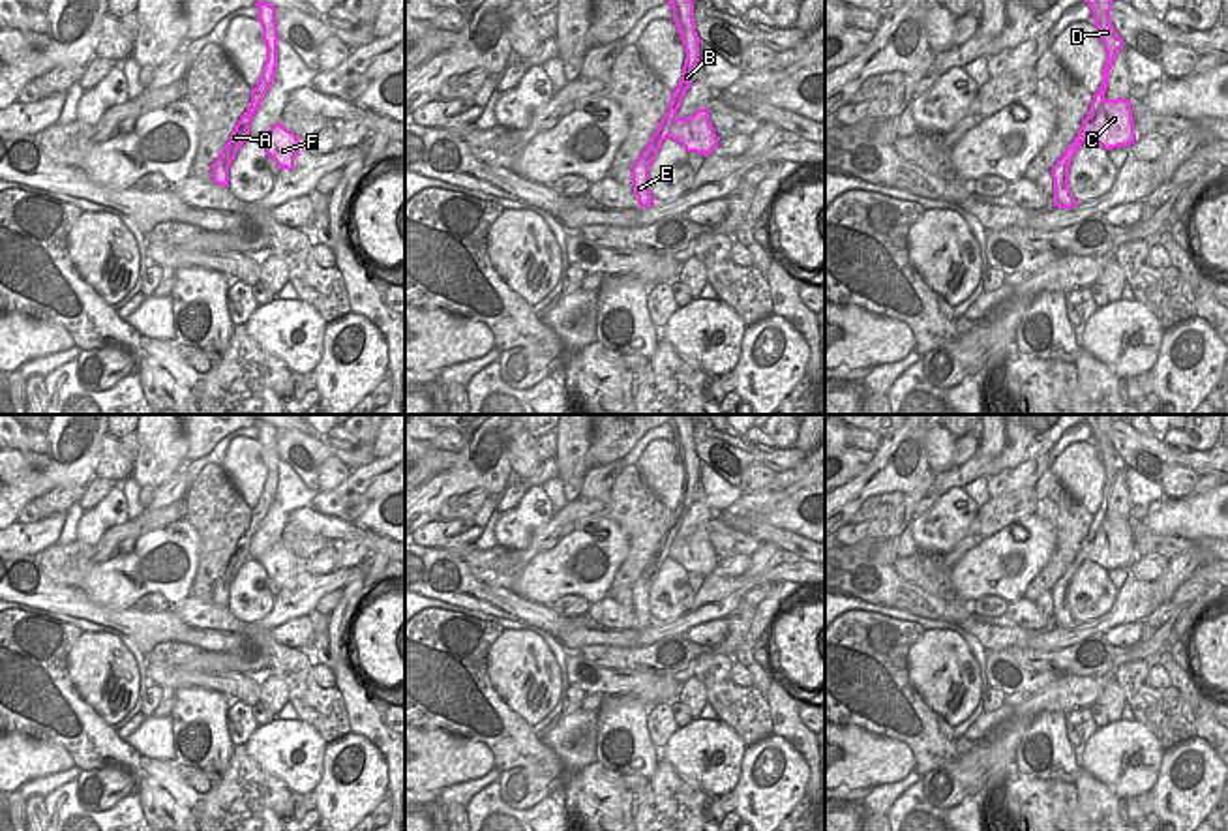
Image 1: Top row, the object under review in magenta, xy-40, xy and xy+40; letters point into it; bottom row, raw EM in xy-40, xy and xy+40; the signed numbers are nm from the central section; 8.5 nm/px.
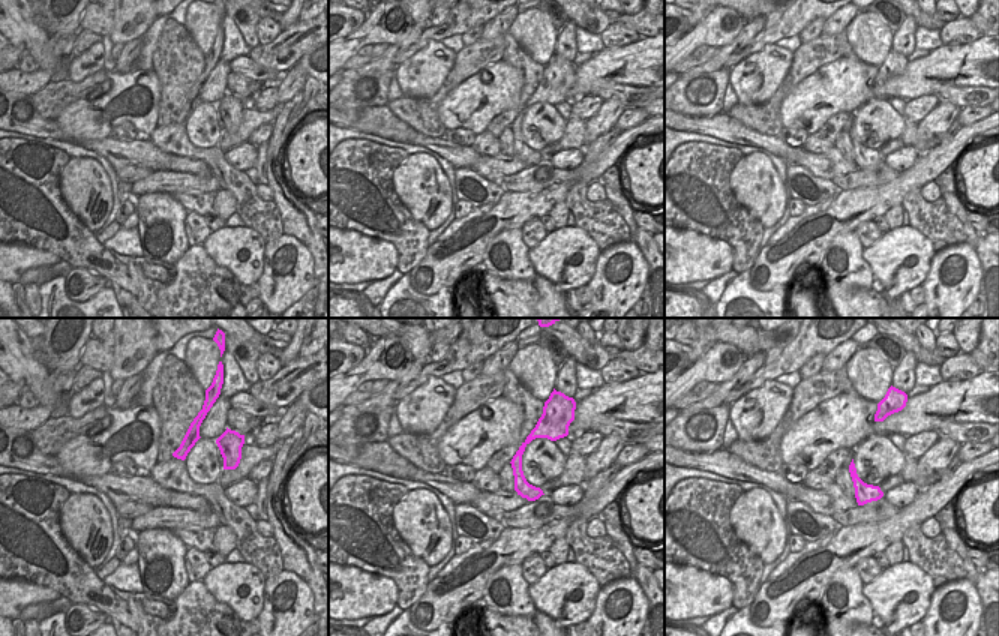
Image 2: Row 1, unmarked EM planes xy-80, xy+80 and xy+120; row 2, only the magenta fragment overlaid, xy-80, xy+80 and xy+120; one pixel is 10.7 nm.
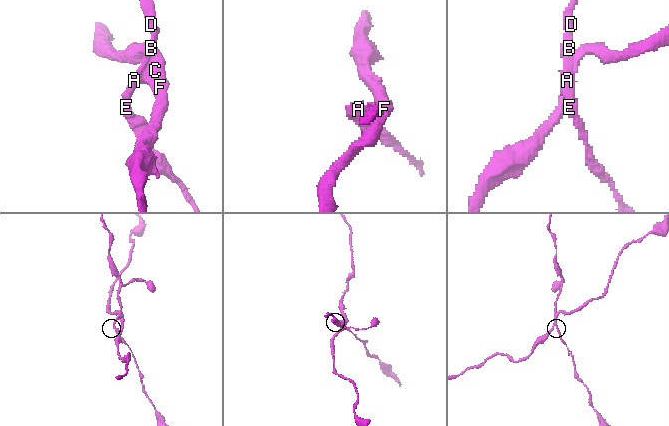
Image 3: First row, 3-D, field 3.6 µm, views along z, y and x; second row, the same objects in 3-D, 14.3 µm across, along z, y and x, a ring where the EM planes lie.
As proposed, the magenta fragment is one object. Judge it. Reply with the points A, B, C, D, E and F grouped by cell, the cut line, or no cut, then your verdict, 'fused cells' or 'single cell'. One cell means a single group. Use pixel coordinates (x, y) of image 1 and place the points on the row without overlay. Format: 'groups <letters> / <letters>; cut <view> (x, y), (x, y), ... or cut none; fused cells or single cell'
groups A B D E / C F; cut xy+40 (1105, 520), (1082, 559); fused cells

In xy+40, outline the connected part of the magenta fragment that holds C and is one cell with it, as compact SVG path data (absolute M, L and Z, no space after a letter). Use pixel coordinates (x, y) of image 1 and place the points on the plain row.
M1131 518L1104 520L1095 540L1086 548L1086 559L1104 570L1131 567L1136 561Z

